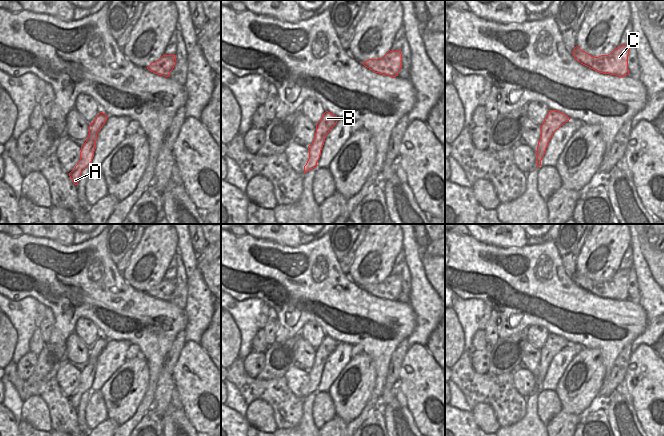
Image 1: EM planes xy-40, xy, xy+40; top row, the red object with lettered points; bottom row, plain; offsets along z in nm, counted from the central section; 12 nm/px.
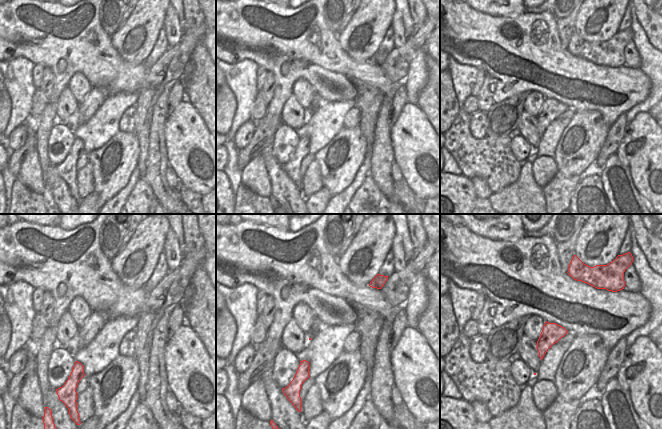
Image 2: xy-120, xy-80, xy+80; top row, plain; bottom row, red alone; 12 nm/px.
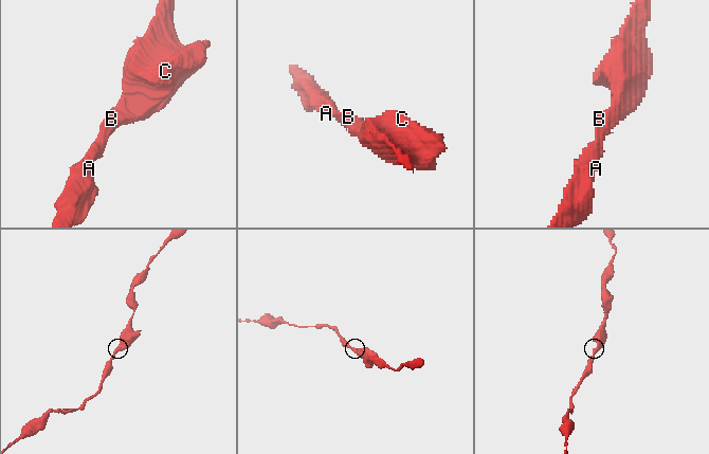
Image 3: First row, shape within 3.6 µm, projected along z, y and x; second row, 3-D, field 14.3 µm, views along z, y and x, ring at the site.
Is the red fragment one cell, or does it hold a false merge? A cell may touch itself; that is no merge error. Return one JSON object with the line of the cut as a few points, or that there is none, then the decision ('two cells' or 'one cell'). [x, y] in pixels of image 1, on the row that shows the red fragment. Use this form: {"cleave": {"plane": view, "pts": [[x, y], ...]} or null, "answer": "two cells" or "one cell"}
{"cleave": null, "answer": "one cell"}

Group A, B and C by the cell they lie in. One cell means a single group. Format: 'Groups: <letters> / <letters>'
Groups: A B C.

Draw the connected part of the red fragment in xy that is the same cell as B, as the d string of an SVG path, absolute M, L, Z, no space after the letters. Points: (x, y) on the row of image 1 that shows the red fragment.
M326 111L321 120L316 124L316 133L311 145L308 146L309 159L304 166L304 173L310 169L317 167L317 162L321 155L321 150L325 142L325 138L330 130L333 129L339 118L332 113Z

